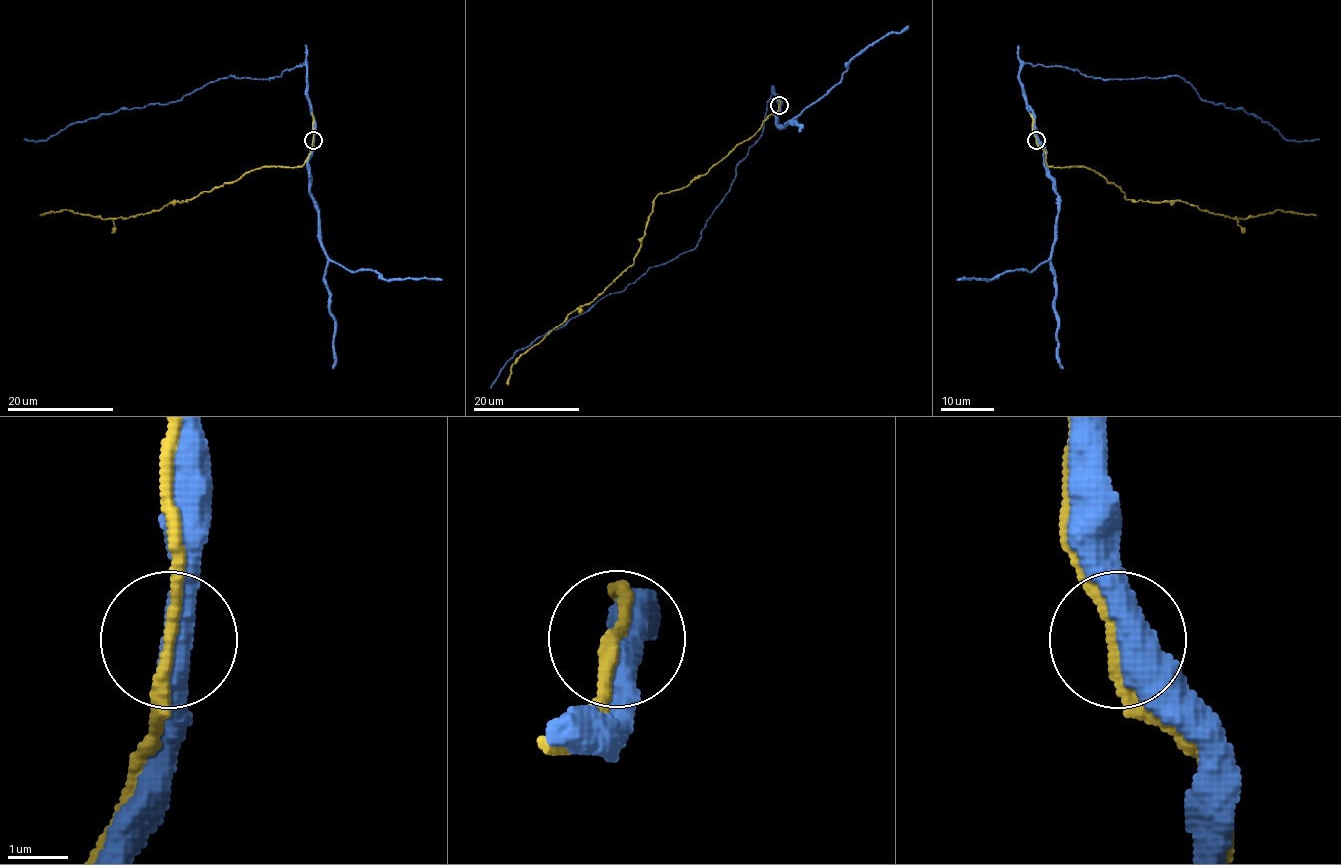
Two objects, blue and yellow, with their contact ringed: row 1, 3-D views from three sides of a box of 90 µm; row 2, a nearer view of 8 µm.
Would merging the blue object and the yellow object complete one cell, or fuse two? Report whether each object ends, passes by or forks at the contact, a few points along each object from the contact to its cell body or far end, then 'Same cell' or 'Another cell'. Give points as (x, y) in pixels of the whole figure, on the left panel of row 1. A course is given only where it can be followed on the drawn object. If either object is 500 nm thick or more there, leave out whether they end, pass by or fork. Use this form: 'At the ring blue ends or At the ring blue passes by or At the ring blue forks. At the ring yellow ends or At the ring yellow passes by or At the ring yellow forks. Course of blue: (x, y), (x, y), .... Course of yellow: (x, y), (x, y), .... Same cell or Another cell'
At the ring blue passes by. At the ring yellow passes by. Course of blue: (312, 140), (304, 63), (268, 79), (227, 76), (179, 100), (101, 113), (38, 141), (24, 139). Course of yellow: (312, 140), (302, 165), (255, 168), (239, 180), (158, 210), (106, 218), (62, 209), (41, 214). Same cell

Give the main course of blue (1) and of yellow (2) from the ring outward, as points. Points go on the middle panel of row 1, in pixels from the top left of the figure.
1: (779, 104), (774, 87), (762, 136), (739, 163), (735, 180), (694, 248), (537, 337), (517, 352), (490, 388)
2: (779, 104), (758, 131), (706, 174), (659, 194), (634, 263), (529, 348), (511, 366), (507, 385)

